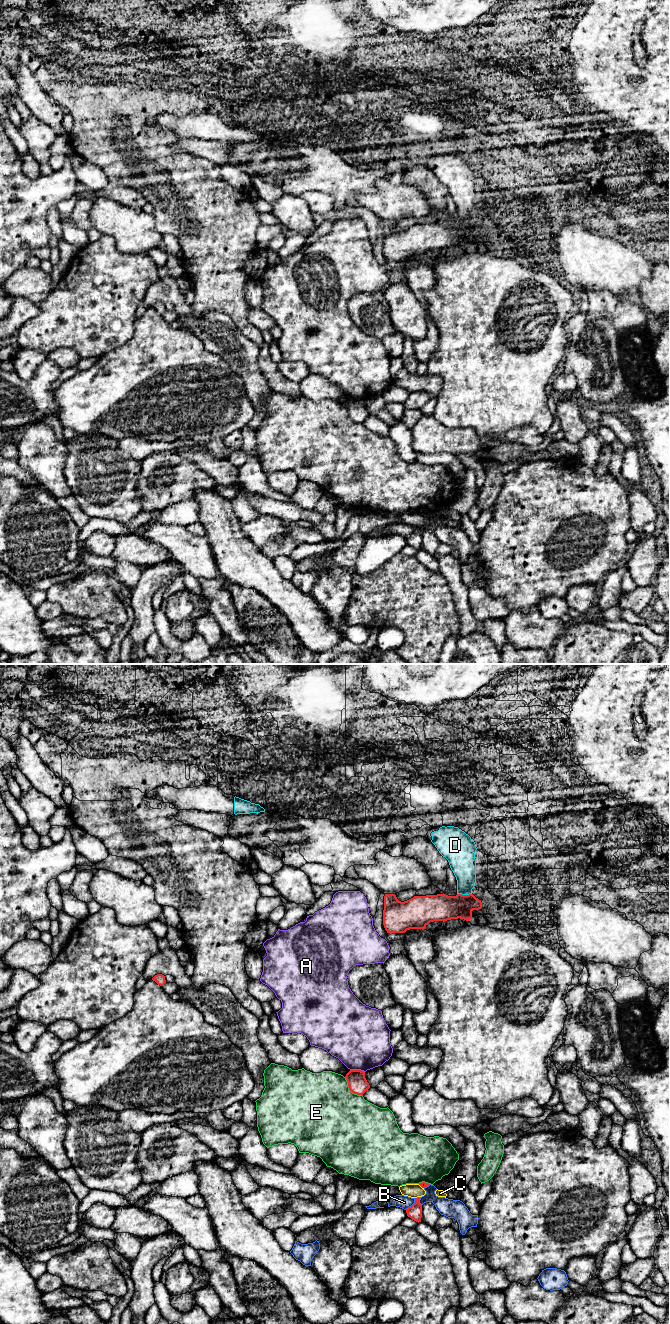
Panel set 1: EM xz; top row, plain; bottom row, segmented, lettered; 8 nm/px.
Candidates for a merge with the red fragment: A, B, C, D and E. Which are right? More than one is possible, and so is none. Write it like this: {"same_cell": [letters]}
{"same_cell": []}

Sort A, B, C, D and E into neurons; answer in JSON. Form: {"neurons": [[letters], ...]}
{"neurons": [["A"], ["B"], ["C"], ["D"], ["E"]]}

